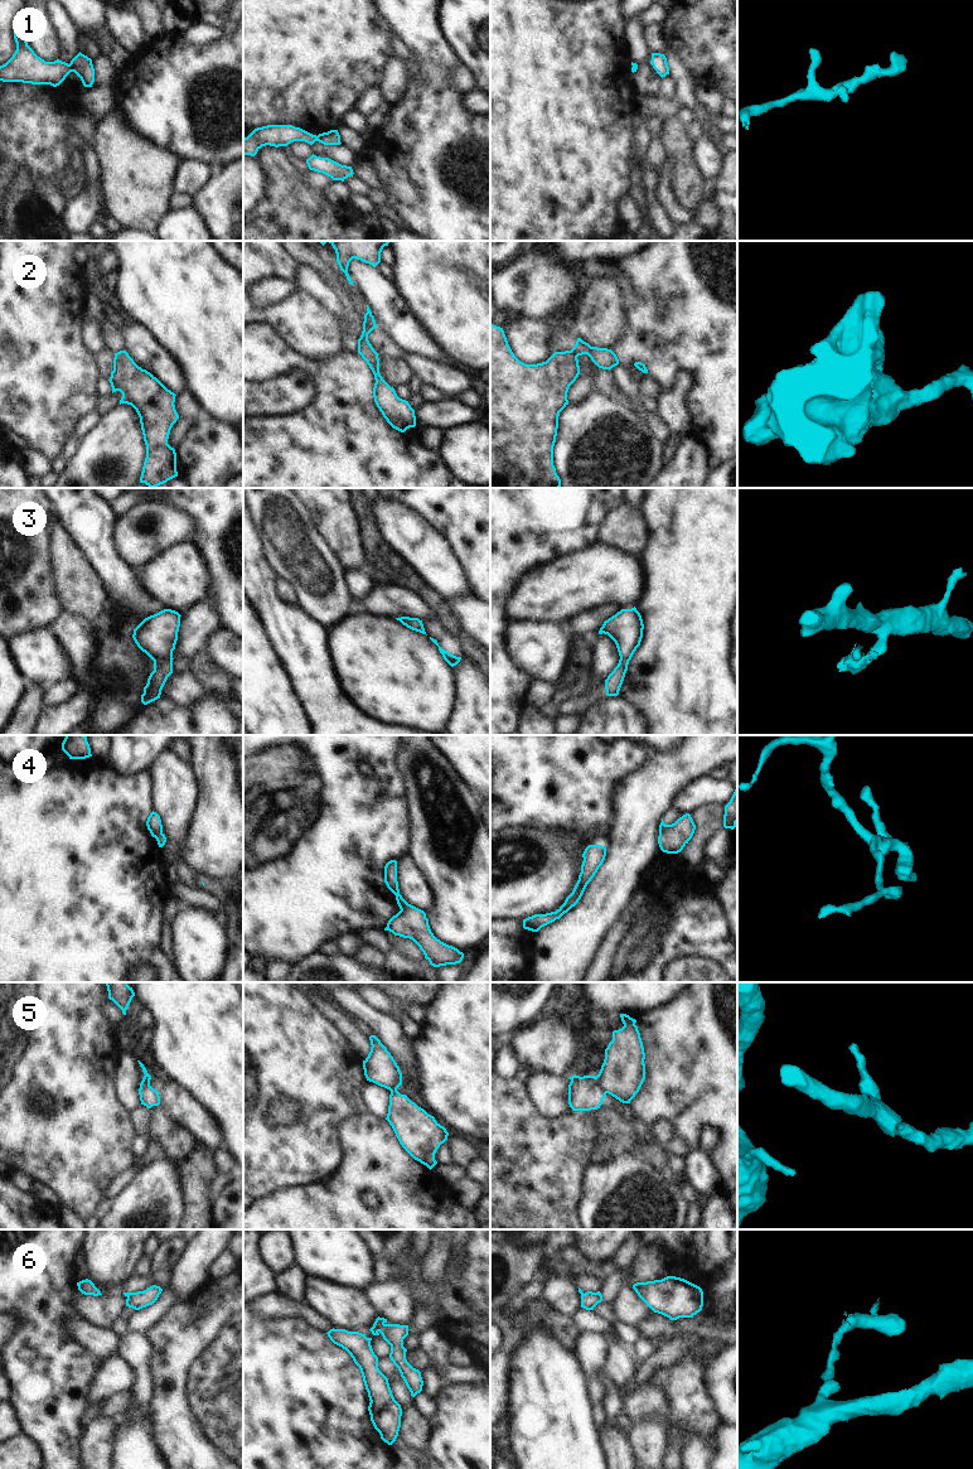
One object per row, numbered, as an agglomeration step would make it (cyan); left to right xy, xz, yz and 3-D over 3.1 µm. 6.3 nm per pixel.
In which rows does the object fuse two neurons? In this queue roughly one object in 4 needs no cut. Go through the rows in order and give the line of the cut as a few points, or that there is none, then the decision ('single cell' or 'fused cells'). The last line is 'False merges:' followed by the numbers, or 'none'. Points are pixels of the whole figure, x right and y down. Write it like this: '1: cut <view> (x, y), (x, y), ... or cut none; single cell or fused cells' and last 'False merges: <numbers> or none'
1: cut xy (68, 64), (72, 71); fused cells
2: cut xz (364, 320), (373, 328); fused cells
3: cut none; single cell
4: cut xz (407, 903), (401, 909); fused cells
5: cut yz (595, 1077), (606, 1092); fused cells
6: cut xz (378, 1318), (382, 1324); fused cells
False merges: 1, 2, 4, 5, 6

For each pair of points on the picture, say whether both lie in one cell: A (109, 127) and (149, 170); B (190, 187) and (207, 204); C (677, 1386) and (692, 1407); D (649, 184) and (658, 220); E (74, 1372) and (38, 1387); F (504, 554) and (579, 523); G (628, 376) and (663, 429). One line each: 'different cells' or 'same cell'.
A: same cell
B: different cells
C: same cell
D: same cell
E: same cell
F: same cell
G: same cell

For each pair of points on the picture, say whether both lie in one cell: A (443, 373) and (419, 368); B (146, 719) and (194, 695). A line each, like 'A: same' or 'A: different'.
A: same
B: different

